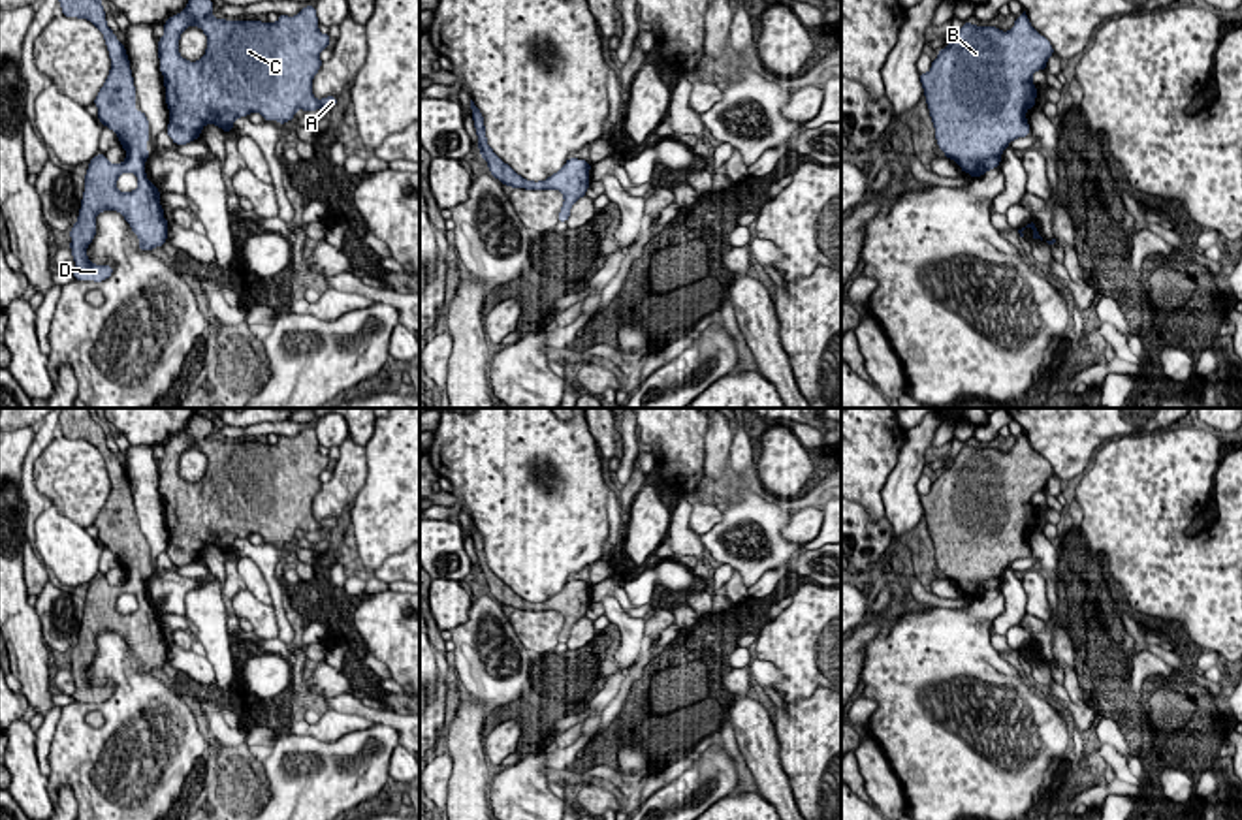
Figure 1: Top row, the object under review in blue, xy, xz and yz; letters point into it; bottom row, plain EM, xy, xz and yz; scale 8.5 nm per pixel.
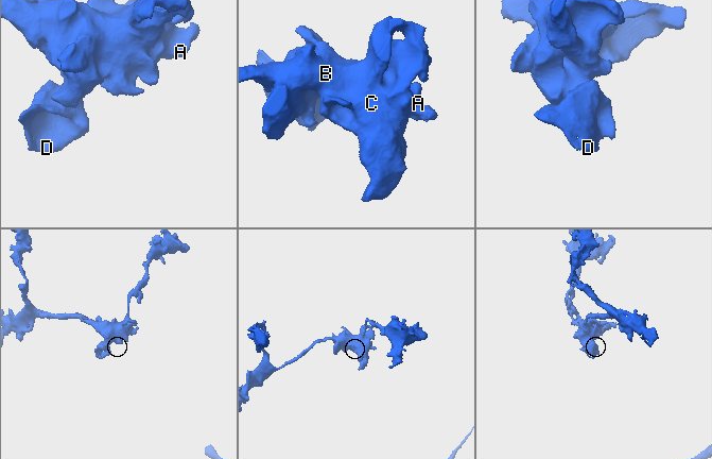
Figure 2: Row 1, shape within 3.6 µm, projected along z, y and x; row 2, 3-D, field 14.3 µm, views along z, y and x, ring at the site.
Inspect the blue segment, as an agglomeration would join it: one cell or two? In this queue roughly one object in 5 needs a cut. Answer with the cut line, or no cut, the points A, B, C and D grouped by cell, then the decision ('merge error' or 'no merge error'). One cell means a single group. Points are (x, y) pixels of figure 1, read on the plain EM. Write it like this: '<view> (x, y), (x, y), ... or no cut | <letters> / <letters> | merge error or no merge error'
no cut | A B C D | no merge error

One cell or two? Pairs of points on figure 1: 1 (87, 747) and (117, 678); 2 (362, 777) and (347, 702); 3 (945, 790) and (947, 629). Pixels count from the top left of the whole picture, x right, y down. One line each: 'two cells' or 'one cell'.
1: one cell
2: two cells
3: one cell

